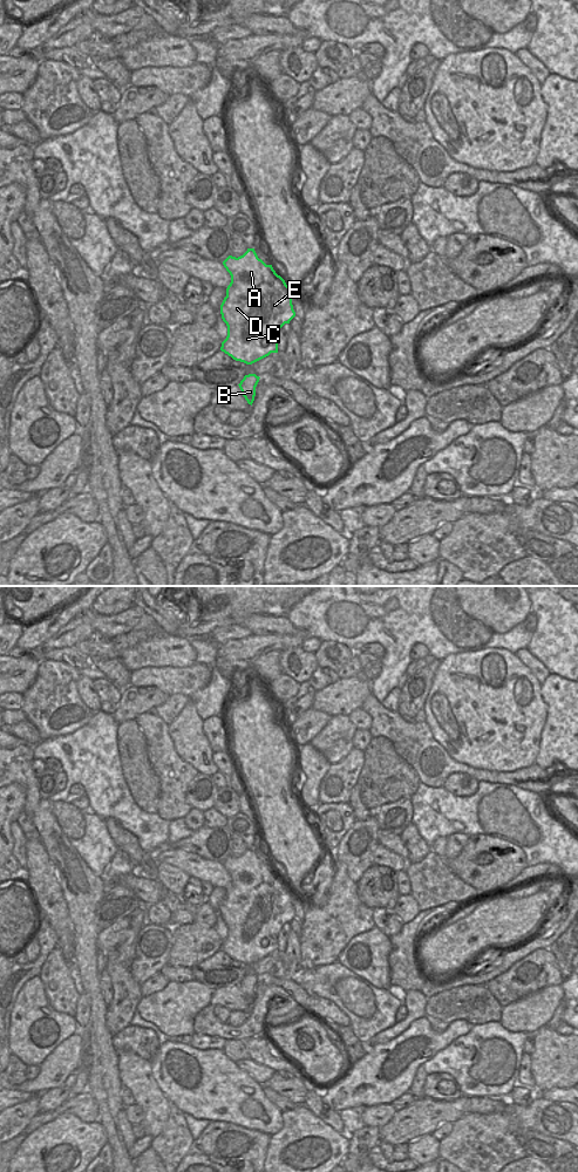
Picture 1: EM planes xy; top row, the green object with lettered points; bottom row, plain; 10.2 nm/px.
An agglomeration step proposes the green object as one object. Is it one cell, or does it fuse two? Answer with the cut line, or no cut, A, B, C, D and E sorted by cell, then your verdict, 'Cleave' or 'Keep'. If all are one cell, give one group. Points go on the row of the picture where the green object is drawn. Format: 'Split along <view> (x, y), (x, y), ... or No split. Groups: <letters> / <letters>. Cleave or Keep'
No split. Groups: A B C D E. Keep.

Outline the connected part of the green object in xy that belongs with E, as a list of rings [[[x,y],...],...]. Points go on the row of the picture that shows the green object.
[[[254,248],[223,261],[231,275],[220,305],[227,336],[220,350],[236,361],[252,364],[278,353],[278,333],[295,316],[294,293],[272,265],[258,258]]]

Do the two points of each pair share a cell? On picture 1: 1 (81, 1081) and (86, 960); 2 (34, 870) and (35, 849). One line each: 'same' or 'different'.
1: different
2: same

